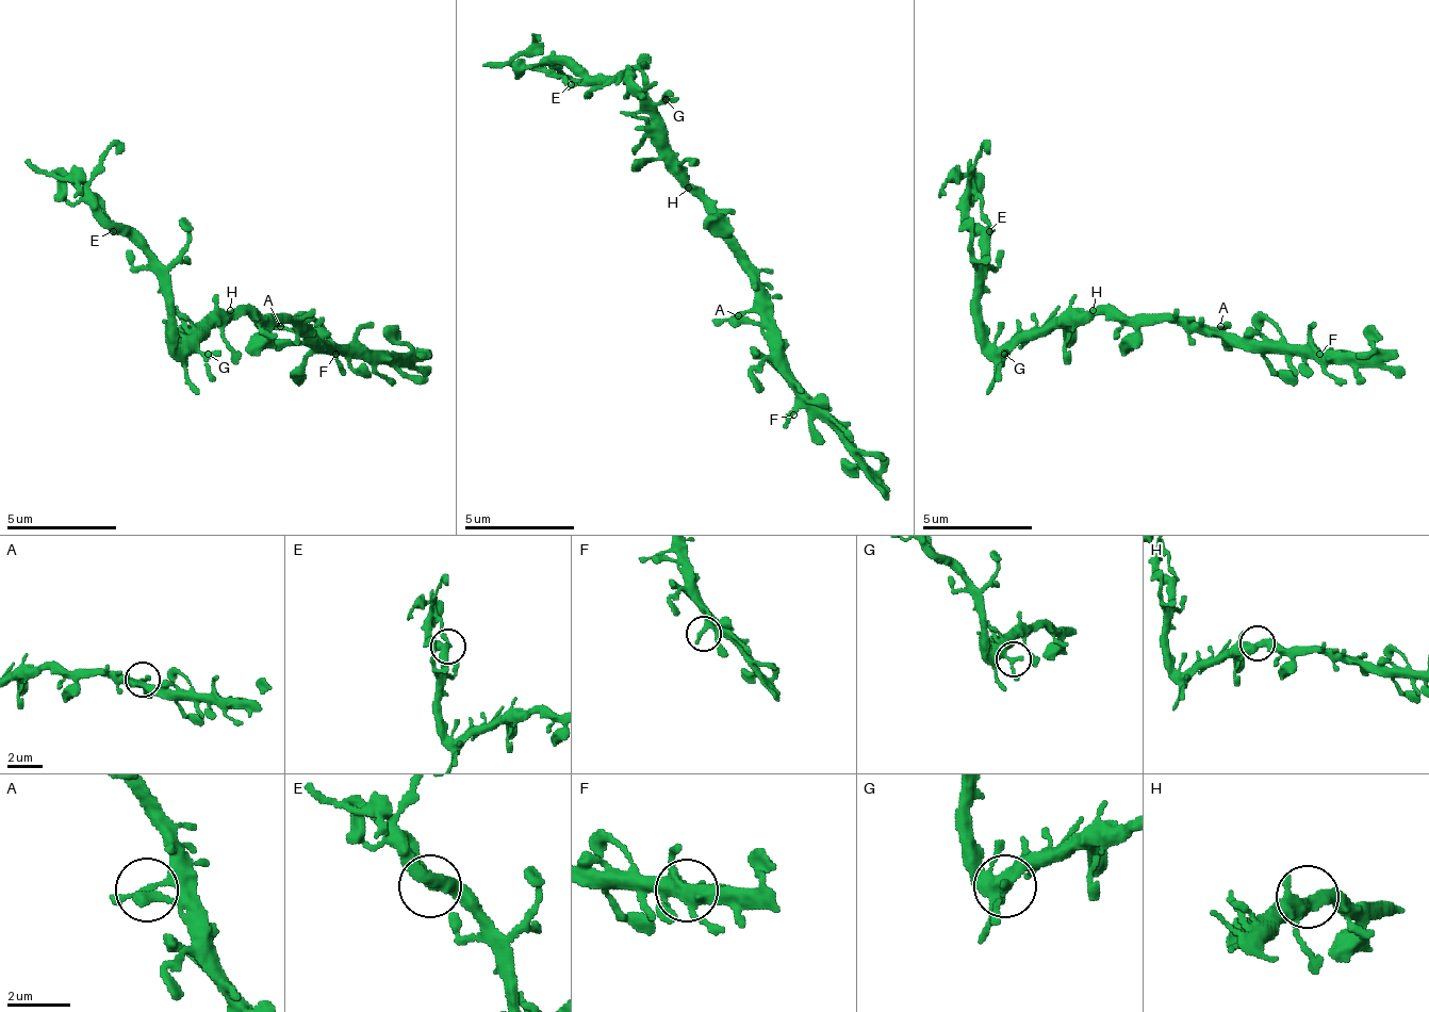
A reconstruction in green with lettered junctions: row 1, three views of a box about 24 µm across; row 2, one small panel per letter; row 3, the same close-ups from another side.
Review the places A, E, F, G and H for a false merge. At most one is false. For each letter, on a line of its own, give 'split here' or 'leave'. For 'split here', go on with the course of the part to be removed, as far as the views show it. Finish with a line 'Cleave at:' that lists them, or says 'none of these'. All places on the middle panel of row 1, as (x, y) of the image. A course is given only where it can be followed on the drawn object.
A: leave
E: split here | (572, 83), (516, 66), (534, 33)
F: leave
G: leave
H: leave
Cleave at: E

